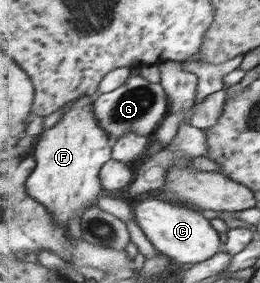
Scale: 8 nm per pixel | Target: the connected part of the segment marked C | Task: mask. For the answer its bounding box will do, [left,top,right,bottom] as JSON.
[135,198,225,264]

